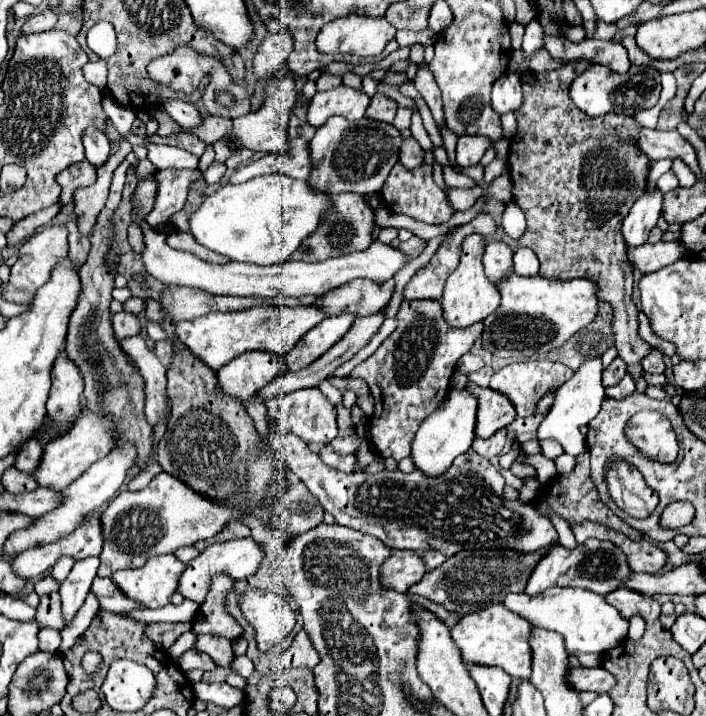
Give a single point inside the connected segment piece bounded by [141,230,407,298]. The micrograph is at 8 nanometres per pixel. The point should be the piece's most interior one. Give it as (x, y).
(379, 262)

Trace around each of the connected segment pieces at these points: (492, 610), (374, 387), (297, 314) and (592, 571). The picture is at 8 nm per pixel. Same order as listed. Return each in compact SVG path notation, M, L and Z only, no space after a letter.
M495 604L479 612L467 614L451 630L451 638L459 646L465 664L497 666L503 668L509 676L521 680L527 680L531 676L531 648L527 642L529 634L531 634L531 624L519 614L509 614L509 610L503 604Z
M405 300L397 318L397 330L373 356L353 370L353 376L363 378L375 398L375 412L367 420L373 448L379 456L391 456L399 462L411 454L411 440L423 418L445 400L443 394L449 390L449 378L455 372L455 364L481 336L483 322L463 330L451 328L443 320L441 304L437 300Z
M257 306L241 312L211 312L211 316L179 322L175 326L175 336L185 344L185 348L189 348L189 352L203 360L203 364L207 364L211 370L219 370L235 356L249 350L287 354L301 340L301 336L307 334L323 318L325 312L315 306Z
M587 540L585 544L577 546L575 550L565 550L563 546L553 546L533 568L533 572L527 580L527 586L525 586L525 594L537 596L553 586L573 586L573 588L585 588L585 590L591 590L597 594L607 594L607 592L619 588L627 580L629 574L631 574L631 570L627 566L627 558L611 542Z

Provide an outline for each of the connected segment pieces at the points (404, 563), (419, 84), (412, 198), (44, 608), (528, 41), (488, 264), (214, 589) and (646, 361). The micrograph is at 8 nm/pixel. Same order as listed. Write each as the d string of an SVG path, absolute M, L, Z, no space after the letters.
M393 550L379 570L379 584L393 592L407 592L411 584L419 582L425 574L421 556L411 550Z
M419 70L417 78L415 78L415 88L419 90L419 94L425 98L425 102L429 104L429 110L433 114L433 120L437 122L439 128L445 128L445 118L443 118L443 106L441 106L441 92L439 86L433 78L431 72L427 70Z
M395 164L389 178L385 180L383 188L381 188L381 198L385 202L387 208L391 208L397 214L407 214L419 222L429 222L429 224L445 224L455 210L451 210L451 206L447 204L447 198L443 194L443 190L435 184L433 180L433 166L431 164L421 164L419 168L403 168L403 164Z
M57 592L41 598L39 608L36 610L35 620L42 627L50 627L57 631L62 631L65 628L61 612L61 600L59 600Z
M533 18L525 26L525 34L523 34L523 52L525 52L525 58L533 56L541 48L543 48L543 26Z
M489 242L483 254L483 268L485 276L491 282L499 282L513 274L513 252L505 242Z
M215 576L205 604L199 608L199 614L193 620L193 632L223 636L229 640L235 640L243 634L241 626L225 612L225 596L233 584L235 580L229 576Z
M653 348L647 358L643 358L641 362L643 370L649 374L663 374L665 372L665 362L663 362L663 352L659 348Z

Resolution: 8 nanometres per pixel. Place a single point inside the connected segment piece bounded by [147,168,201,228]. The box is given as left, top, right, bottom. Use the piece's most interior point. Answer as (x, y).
(172, 185)

